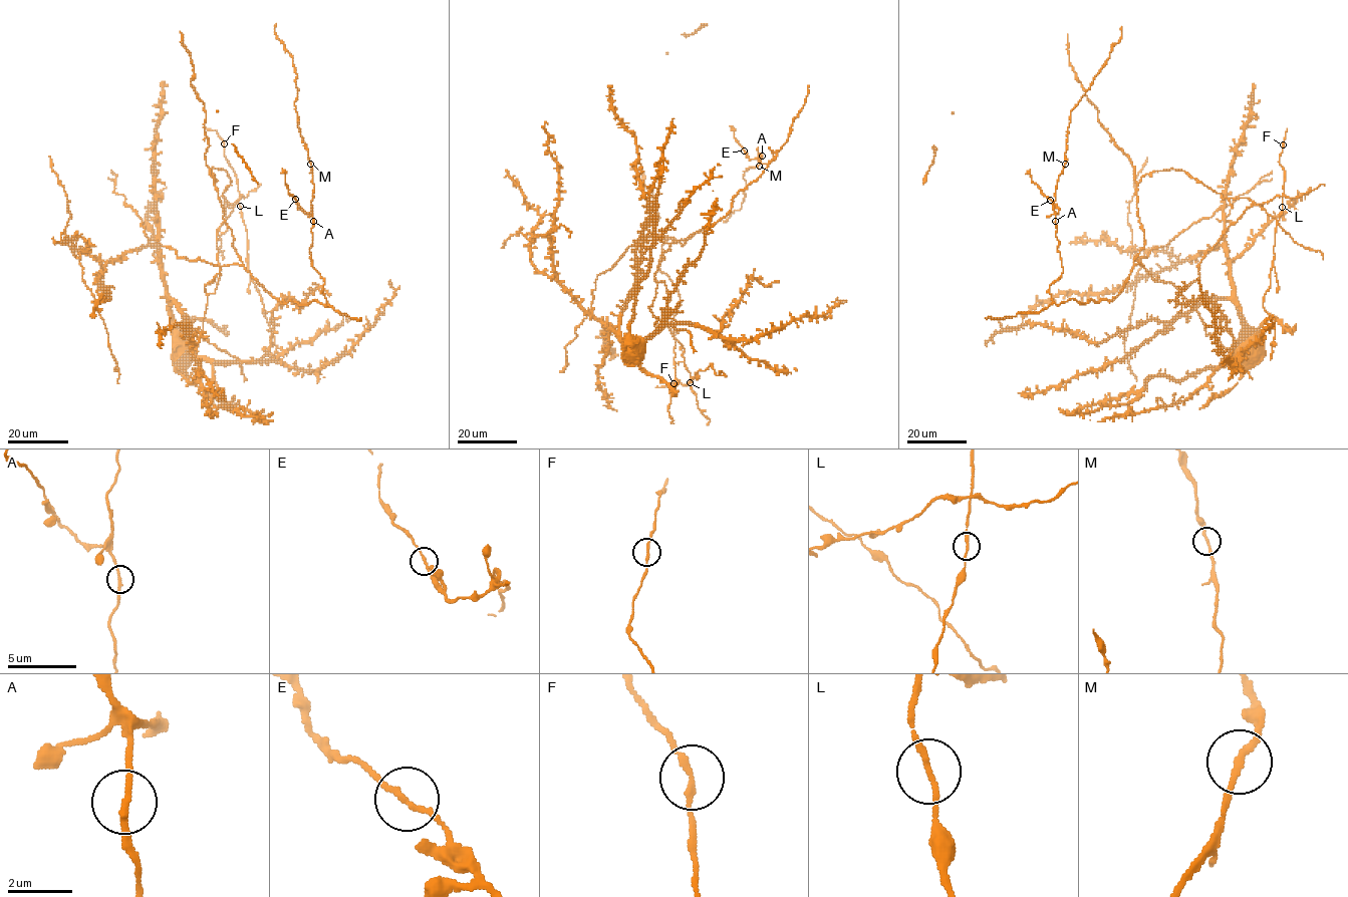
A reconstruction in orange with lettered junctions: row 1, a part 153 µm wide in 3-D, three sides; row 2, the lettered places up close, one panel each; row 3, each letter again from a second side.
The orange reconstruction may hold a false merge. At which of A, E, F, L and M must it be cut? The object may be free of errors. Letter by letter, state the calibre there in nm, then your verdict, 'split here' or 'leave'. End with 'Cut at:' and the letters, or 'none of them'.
A: 190 nm | leave
E: 160 nm | leave
F: 180 nm | leave
L: 170 nm | leave
M: 180 nm | leave
Cut at: none of them

